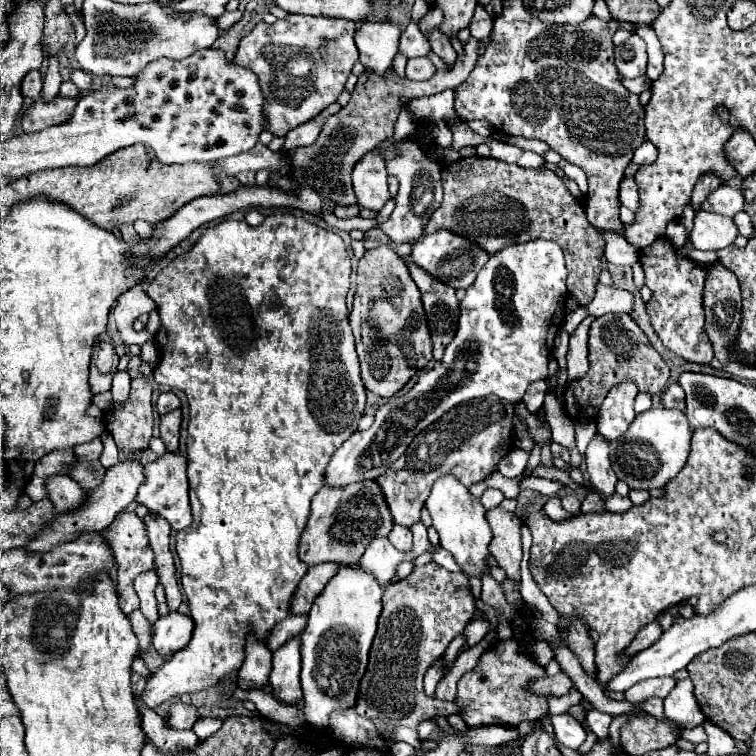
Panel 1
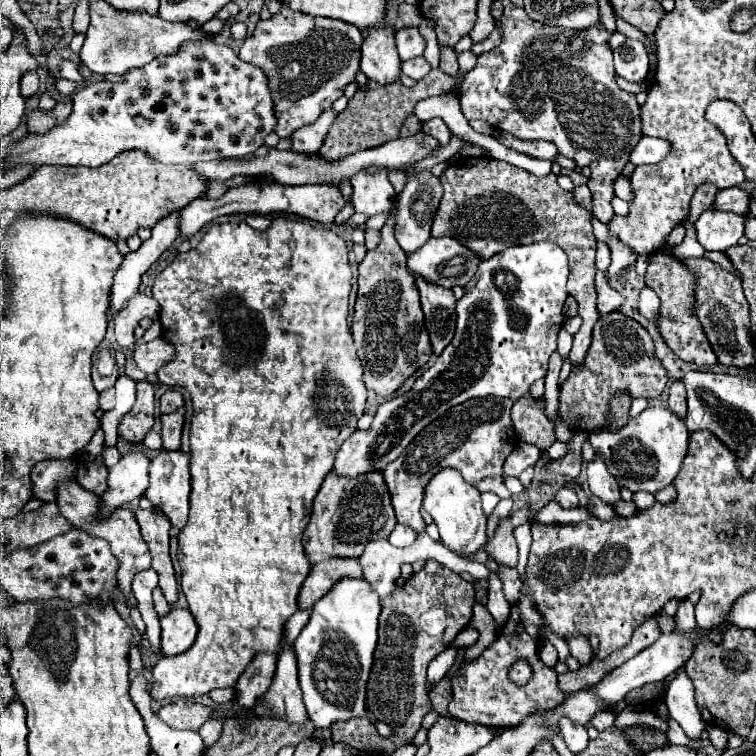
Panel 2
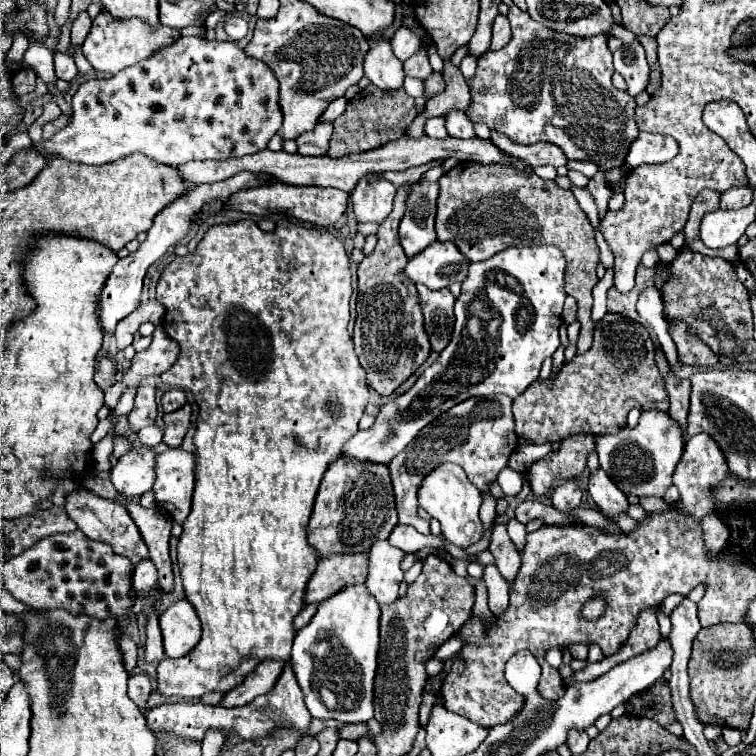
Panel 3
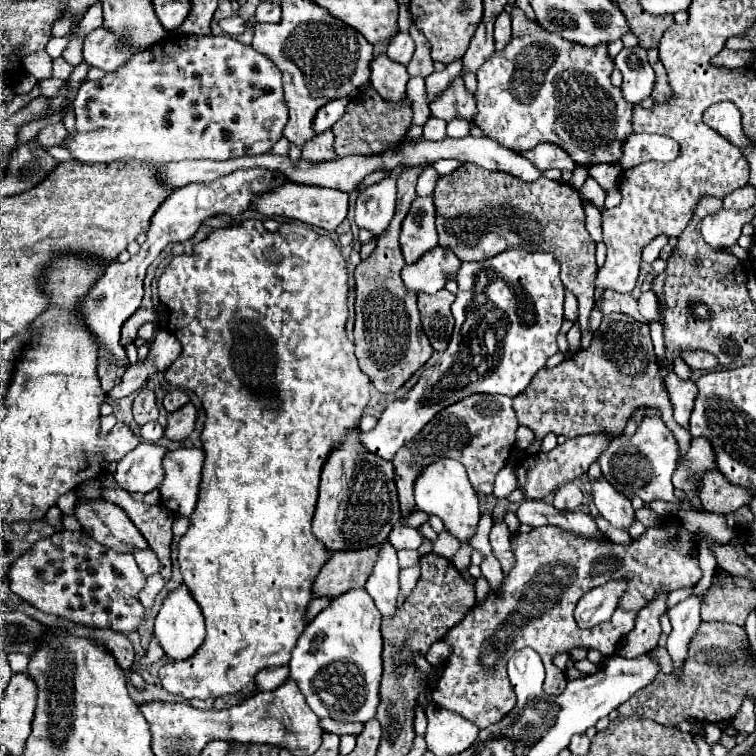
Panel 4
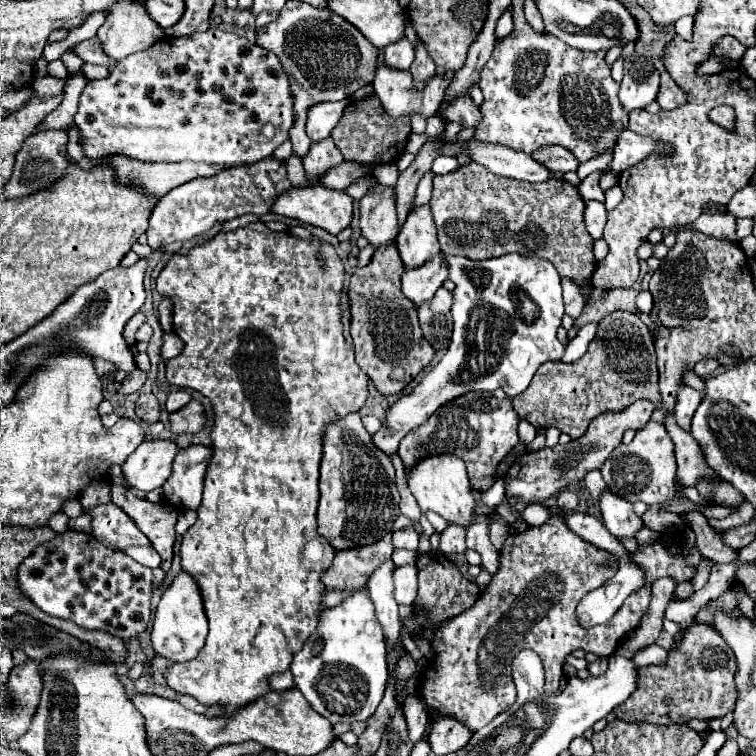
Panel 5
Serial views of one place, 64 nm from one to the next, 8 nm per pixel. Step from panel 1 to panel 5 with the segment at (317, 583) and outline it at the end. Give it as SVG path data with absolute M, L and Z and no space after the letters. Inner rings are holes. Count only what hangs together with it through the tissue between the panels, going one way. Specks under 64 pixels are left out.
M390 534L370 546L338 550L330 568L322 574L322 584L328 590L362 590L374 568L378 568L386 556L392 556L392 550Z

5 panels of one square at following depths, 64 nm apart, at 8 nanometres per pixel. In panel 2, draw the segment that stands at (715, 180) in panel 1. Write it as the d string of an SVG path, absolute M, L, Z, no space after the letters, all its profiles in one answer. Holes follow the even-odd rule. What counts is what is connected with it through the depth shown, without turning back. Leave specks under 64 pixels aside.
M700 184L700 188L696 188L696 192L692 196L692 204L690 204L690 216L688 216L688 220L692 224L702 212L712 208L712 200L714 200L716 192L718 192L718 188L714 188L714 184Z

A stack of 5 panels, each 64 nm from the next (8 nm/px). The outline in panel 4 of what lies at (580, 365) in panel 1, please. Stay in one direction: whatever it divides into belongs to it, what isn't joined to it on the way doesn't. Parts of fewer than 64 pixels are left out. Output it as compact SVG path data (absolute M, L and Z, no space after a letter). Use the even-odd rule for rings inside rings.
M462 164L448 176L440 176L434 188L434 204L436 204L436 230L440 238L440 246L450 246L452 252L462 262L486 260L508 248L522 248L528 252L554 252L562 264L562 282L566 290L570 290L578 298L578 324L582 330L580 348L586 350L592 342L592 332L588 326L590 312L594 308L594 280L596 280L596 242L590 238L586 230L586 214L578 192L562 182L554 182L548 178L538 178L534 182L518 180L506 172L492 172L486 168L478 168L476 164Z

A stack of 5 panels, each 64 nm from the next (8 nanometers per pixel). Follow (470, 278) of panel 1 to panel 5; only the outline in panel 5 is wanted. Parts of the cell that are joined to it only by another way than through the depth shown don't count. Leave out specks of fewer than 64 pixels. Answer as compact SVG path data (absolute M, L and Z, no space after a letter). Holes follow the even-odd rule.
M440 252L426 264L402 272L402 292L414 304L422 304L424 300L430 300L434 296L434 292L444 284L446 278L448 278L448 266L444 254Z

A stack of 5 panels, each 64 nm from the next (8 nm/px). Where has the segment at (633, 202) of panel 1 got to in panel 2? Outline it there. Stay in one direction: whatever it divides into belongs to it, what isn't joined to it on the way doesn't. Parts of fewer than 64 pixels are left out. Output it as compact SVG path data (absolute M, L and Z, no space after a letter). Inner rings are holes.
M620 176L620 178L616 180L616 196L618 196L618 198L622 198L624 202L632 202L632 200L634 200L630 180L628 180L626 176Z

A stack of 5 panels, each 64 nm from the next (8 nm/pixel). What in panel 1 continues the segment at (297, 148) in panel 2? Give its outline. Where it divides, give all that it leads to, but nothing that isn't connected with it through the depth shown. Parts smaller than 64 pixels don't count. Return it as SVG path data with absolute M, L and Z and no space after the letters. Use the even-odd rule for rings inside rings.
M334 102L334 104L330 104L328 108L324 108L324 110L322 110L316 118L312 118L310 122L304 122L302 126L290 130L290 132L286 134L284 148L296 148L296 146L300 146L300 144L312 144L312 142L318 138L318 132L322 130L322 124L326 122L326 118L328 118L330 114L336 114L340 108L342 108L342 106L340 106L338 102Z

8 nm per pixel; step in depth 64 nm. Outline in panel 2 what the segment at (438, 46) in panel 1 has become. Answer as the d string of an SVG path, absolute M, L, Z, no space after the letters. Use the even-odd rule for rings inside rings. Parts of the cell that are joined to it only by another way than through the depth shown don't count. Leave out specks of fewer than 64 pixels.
M440 46L440 70L446 74L458 72L458 62L456 62L456 52L450 46Z

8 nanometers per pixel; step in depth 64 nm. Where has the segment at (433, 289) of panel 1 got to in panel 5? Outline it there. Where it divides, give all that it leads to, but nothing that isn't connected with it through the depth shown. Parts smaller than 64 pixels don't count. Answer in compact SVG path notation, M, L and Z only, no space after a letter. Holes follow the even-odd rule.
M440 288L432 300L422 302L418 306L418 318L420 318L422 332L426 334L426 340L436 350L448 348L448 342L452 336L450 304L452 304L452 294L446 288Z

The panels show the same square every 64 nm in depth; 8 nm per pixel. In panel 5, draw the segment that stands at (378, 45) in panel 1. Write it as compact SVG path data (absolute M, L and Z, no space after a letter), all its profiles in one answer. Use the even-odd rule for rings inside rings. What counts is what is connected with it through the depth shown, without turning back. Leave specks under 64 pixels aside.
M380 64L376 68L372 88L378 94L382 106L386 108L386 112L390 112L390 116L414 116L416 112L420 112L424 116L432 116L432 114L436 114L440 102L444 100L446 88L450 86L452 78L454 78L454 72L444 72L442 76L436 74L421 92L416 92L414 86L412 86L412 76L410 76L408 70L398 70L398 68L390 68L386 64Z

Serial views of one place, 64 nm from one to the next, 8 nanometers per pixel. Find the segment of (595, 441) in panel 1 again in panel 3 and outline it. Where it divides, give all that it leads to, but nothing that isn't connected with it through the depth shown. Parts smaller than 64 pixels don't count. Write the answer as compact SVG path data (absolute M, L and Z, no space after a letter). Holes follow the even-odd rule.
M602 468L590 472L588 494L608 514L622 514L628 508L624 492L612 482L612 478Z

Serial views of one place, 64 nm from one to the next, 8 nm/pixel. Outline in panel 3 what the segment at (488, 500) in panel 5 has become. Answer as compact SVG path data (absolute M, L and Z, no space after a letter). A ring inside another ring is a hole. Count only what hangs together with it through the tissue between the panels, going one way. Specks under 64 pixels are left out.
M504 468L498 474L498 484L504 490L504 496L516 496L522 490L522 474L518 474L510 468Z

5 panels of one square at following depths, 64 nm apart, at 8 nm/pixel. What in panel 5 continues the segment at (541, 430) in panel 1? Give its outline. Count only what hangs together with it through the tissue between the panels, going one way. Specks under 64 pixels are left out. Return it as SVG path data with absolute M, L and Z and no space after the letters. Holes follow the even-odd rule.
M612 312L600 320L598 332L580 360L572 364L542 364L534 374L530 388L512 402L518 416L528 420L534 428L554 426L570 438L580 438L596 416L604 412L622 412L636 400L650 400L656 408L662 406L654 338L636 314ZM668 416L664 420L670 438L676 444L676 462L678 462L678 478L684 482L684 486L694 486L702 476L716 480L716 472L712 468L706 468L706 462L702 462L702 452L698 450L698 442L682 430L674 416Z

